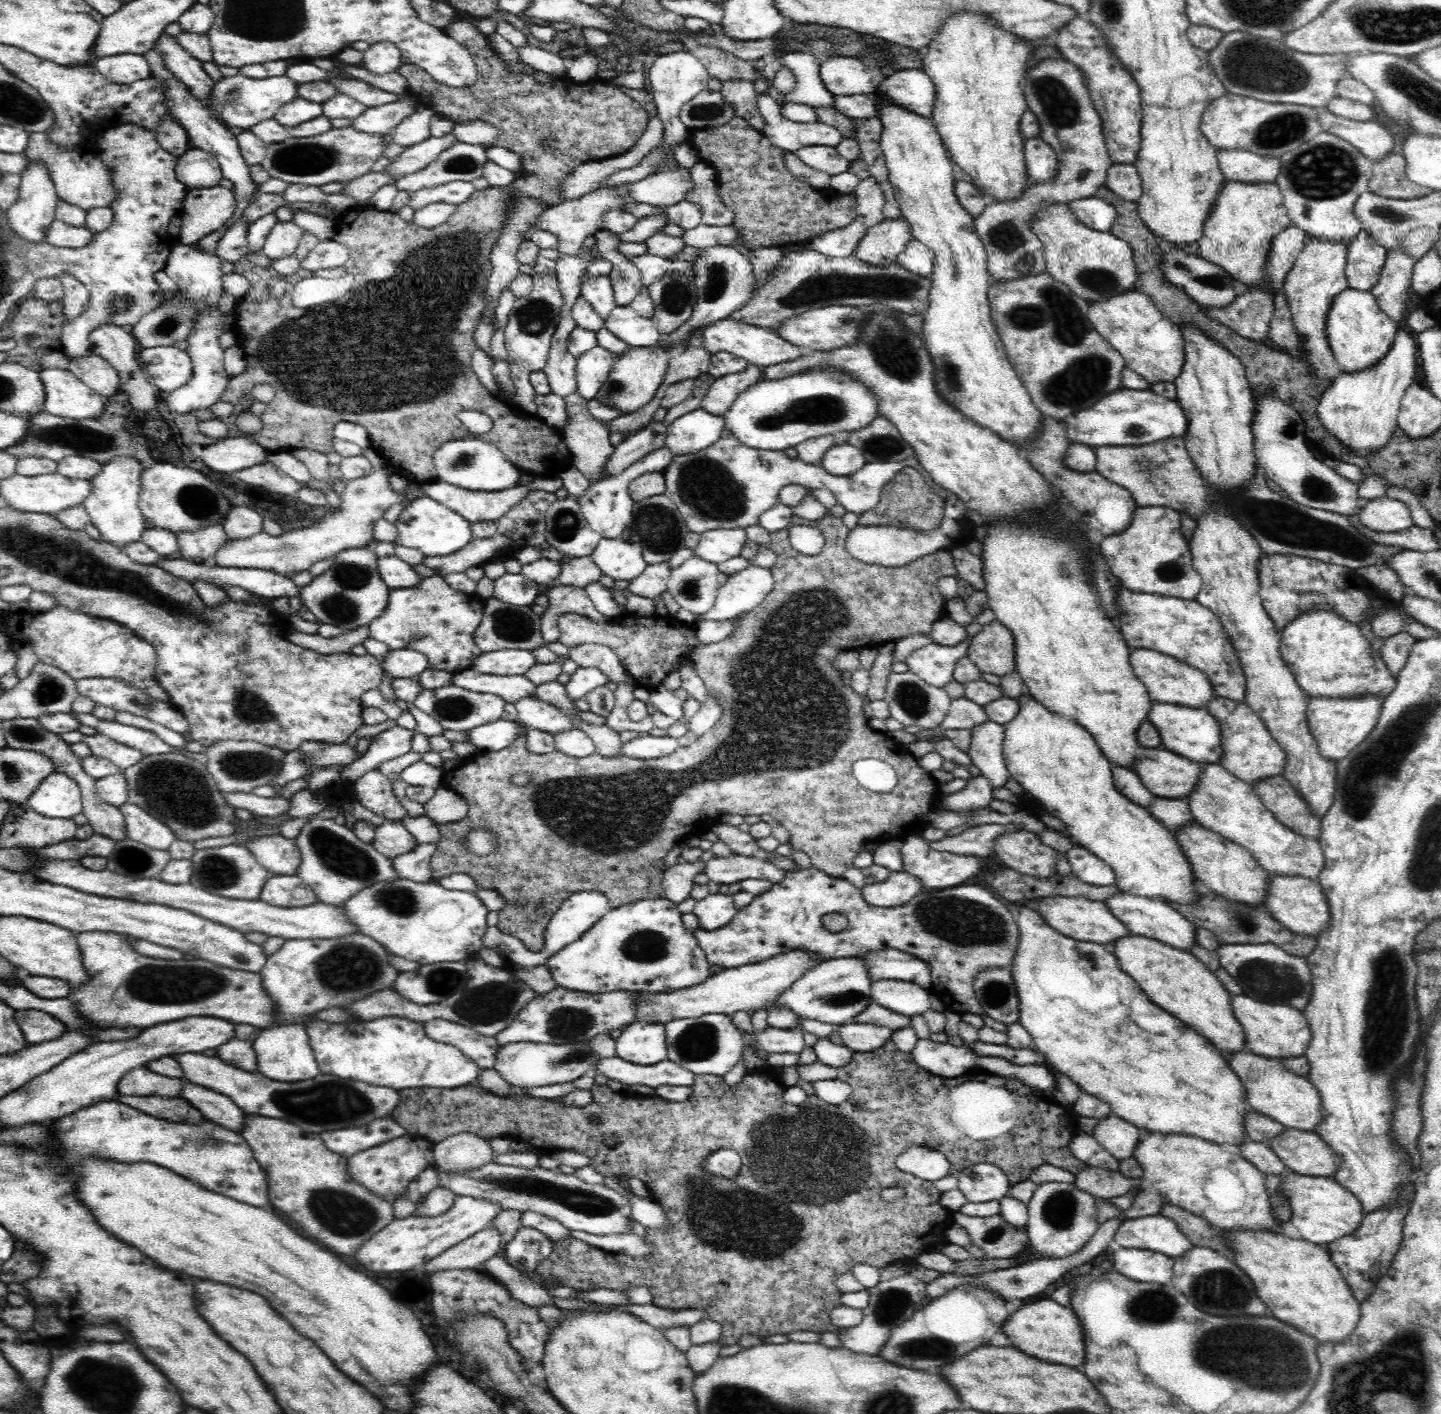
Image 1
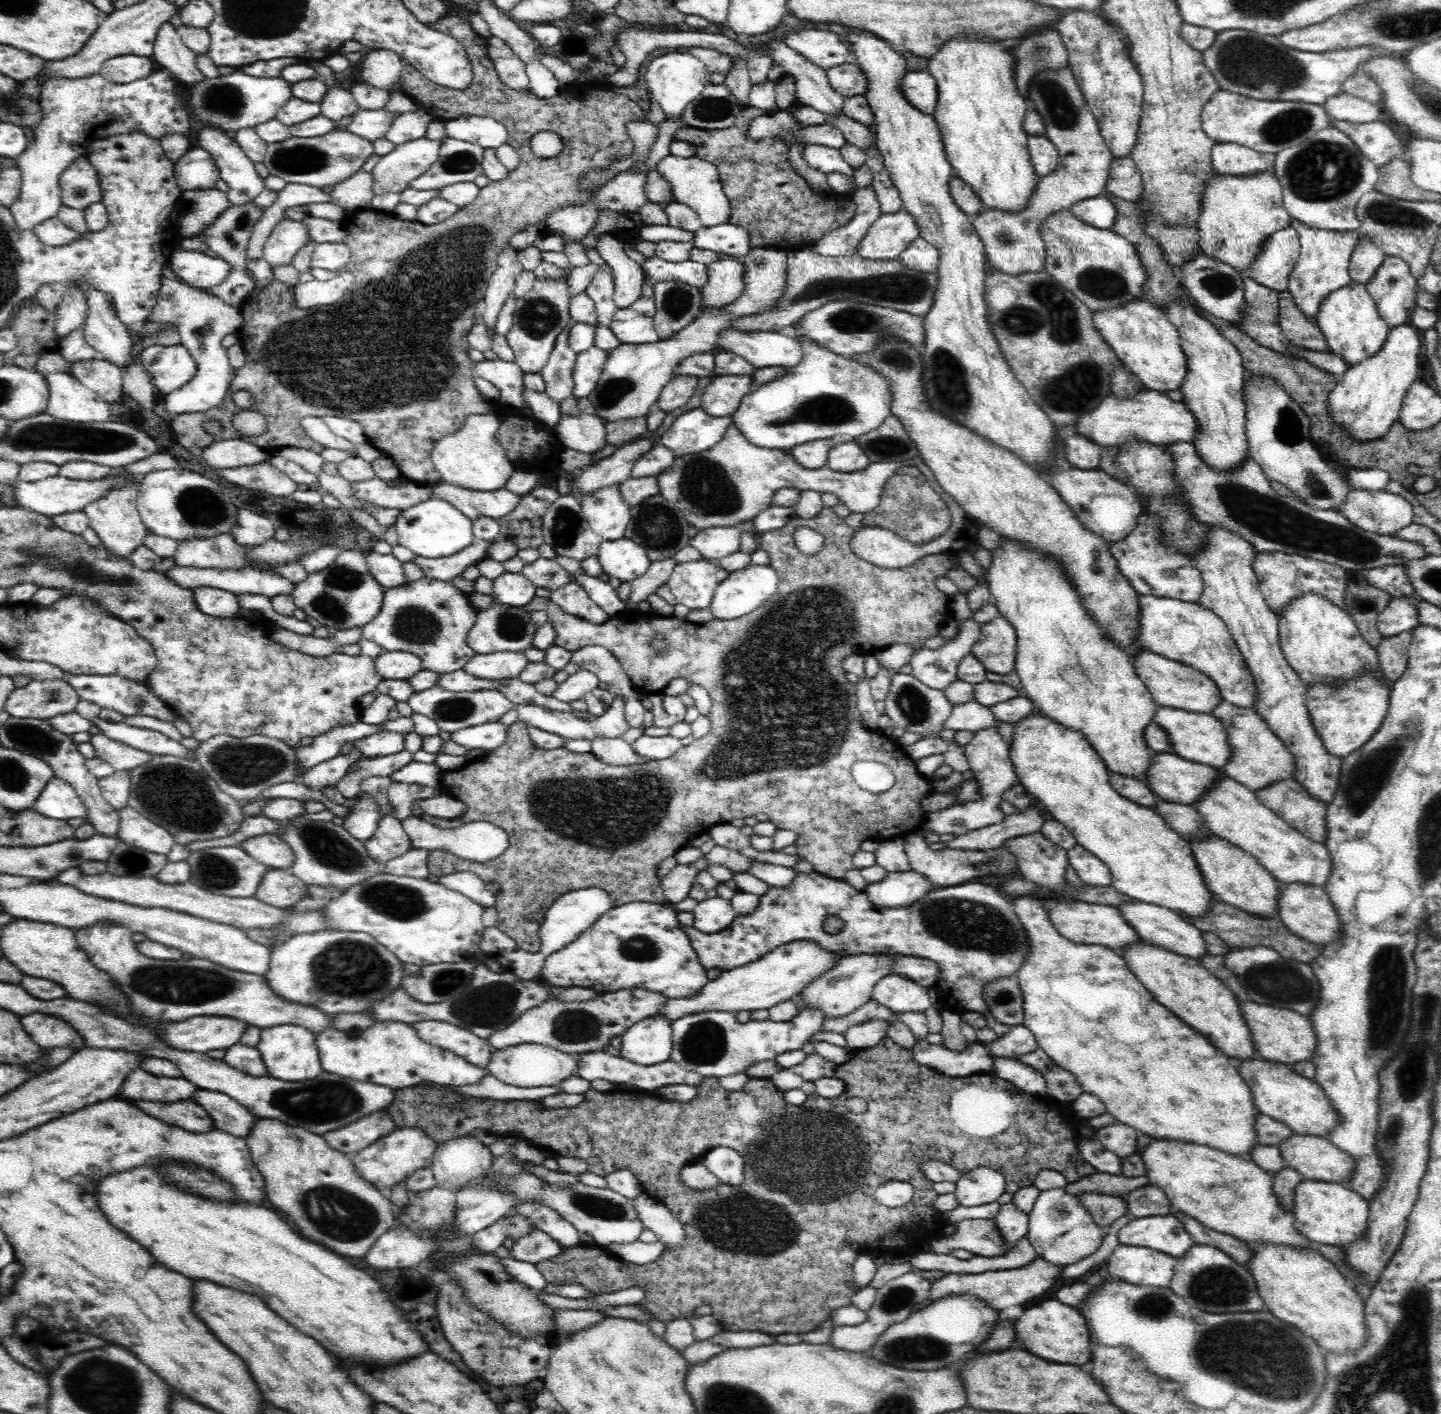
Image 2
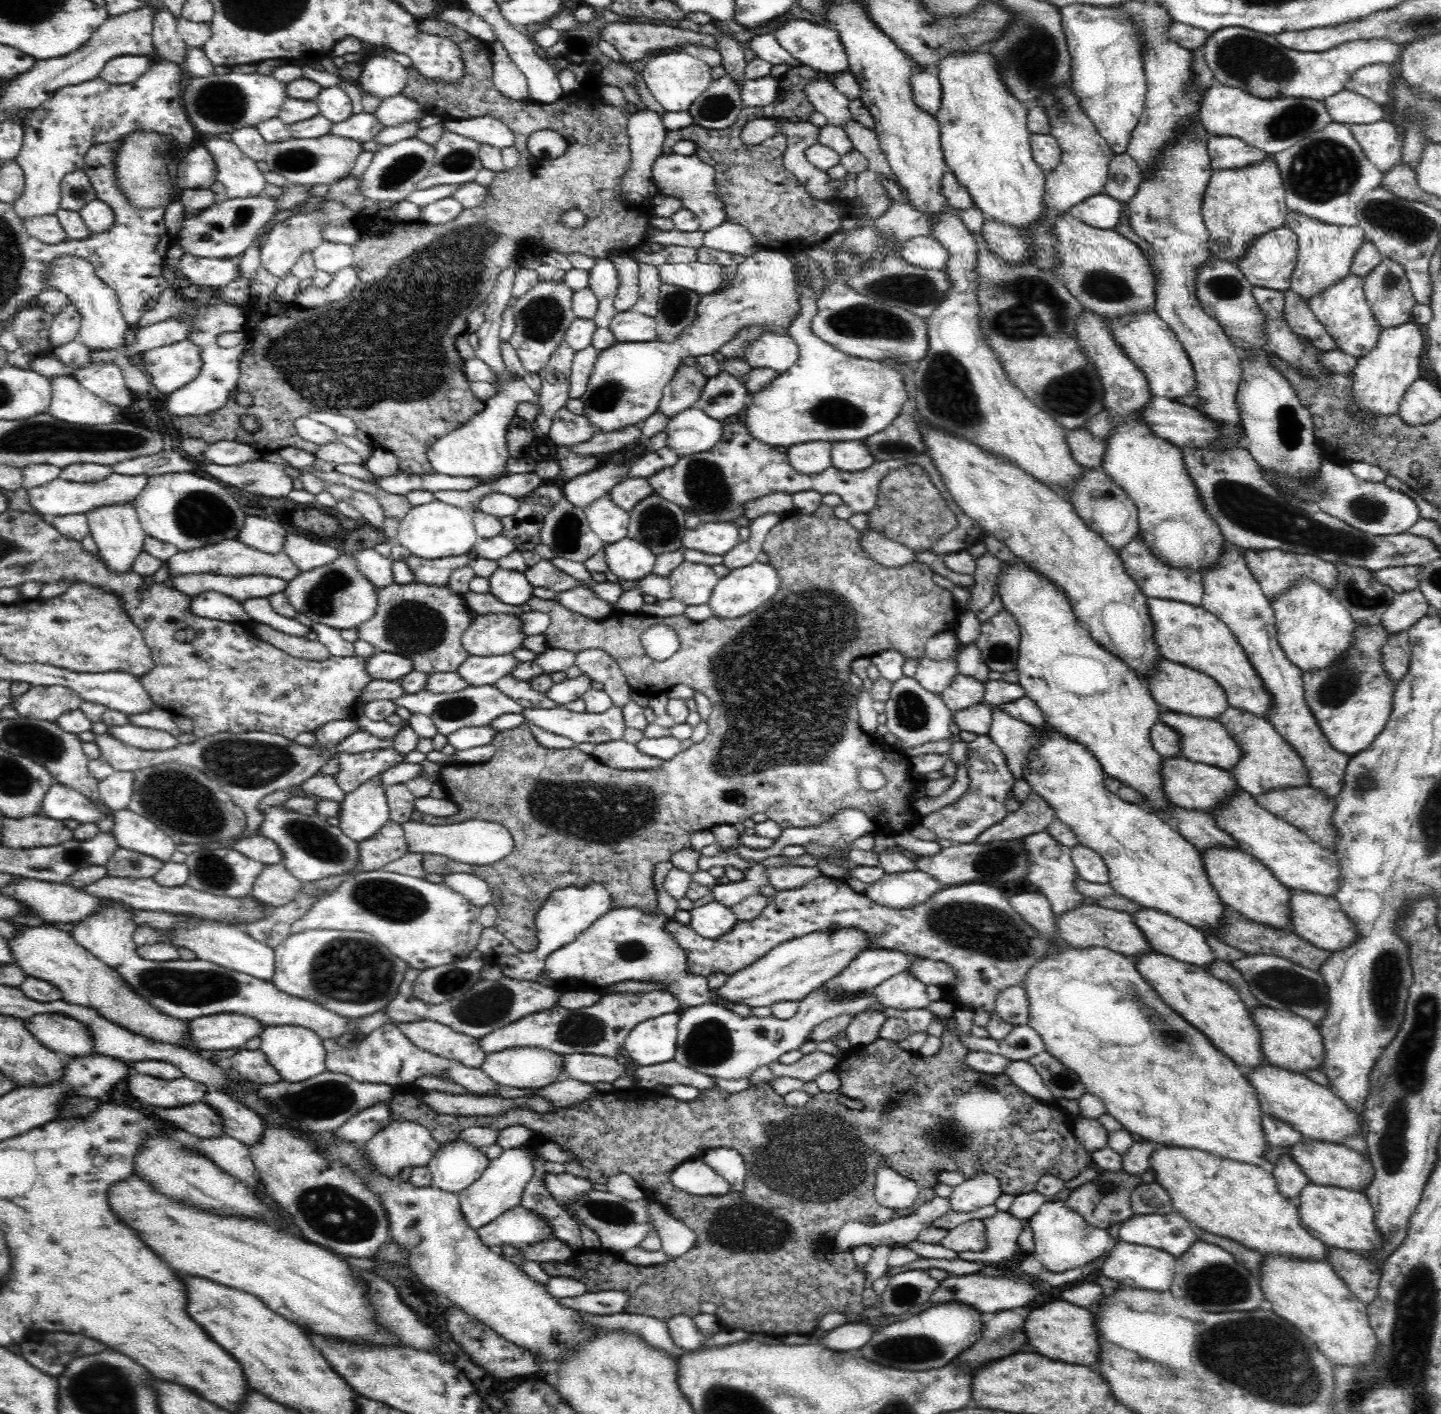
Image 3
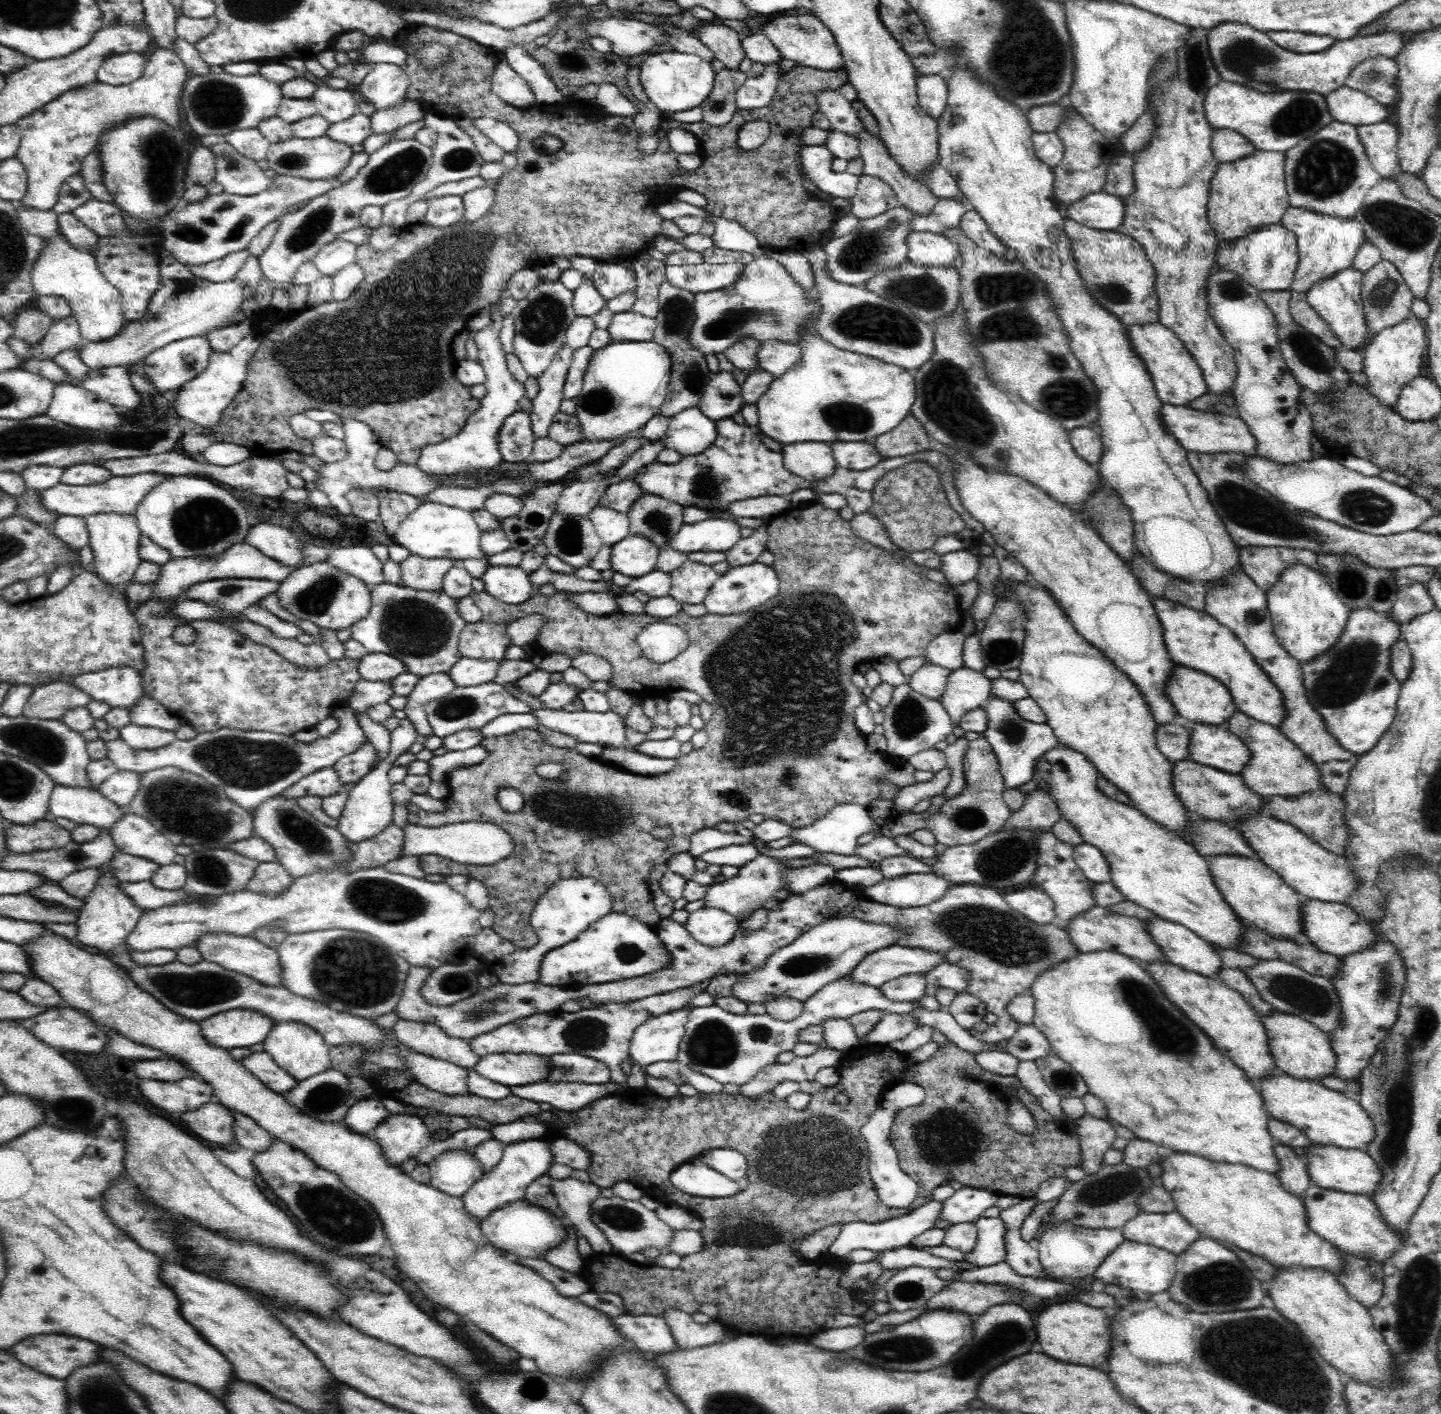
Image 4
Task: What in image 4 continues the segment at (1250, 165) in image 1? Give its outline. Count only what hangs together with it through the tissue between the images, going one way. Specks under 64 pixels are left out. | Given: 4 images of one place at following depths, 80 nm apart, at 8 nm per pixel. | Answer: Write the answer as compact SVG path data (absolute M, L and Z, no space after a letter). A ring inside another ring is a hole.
M1216 128L1213 132L1211 147L1217 162L1238 160L1248 152L1254 152L1255 146L1242 134L1231 128Z

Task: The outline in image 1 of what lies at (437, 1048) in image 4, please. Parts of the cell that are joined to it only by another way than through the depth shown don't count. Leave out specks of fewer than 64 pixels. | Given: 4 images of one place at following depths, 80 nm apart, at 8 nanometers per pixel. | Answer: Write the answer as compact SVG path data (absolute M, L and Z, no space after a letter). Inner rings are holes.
M442 1019L428 1020L422 1023L422 1027L426 1037L458 1048L480 1069L494 1066L494 1056L499 1049L496 1037L482 1036L472 1028Z

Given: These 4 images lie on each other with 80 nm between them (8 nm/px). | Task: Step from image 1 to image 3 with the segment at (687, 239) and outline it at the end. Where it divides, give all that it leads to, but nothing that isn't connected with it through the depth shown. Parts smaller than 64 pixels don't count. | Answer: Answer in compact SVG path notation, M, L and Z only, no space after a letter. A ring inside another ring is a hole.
M724 220L704 235L704 247L720 252L752 256L762 249L756 237L741 224Z

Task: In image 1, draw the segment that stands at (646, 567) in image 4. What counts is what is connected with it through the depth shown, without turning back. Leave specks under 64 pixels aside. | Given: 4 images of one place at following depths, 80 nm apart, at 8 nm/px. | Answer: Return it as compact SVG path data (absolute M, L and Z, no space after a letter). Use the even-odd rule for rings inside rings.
M602 537L591 554L602 574L613 580L627 580L640 576L648 566L639 544L628 542L621 537L607 539Z

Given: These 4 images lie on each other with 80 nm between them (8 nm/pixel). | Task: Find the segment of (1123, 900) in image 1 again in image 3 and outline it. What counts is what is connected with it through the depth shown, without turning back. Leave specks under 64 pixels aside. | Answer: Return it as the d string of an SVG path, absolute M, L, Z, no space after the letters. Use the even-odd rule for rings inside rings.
M1144 909L1133 914L1133 919L1138 928L1144 933L1151 948L1158 954L1164 954L1173 960L1192 964L1207 971L1210 964L1216 962L1216 957L1207 943L1204 932L1186 924L1182 920L1166 915L1156 909Z

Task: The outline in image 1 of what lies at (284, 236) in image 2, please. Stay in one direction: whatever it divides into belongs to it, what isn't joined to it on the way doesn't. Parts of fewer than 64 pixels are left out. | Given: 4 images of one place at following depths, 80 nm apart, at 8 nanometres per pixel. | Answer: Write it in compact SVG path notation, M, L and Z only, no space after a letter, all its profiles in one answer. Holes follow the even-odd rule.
M279 220L268 233L262 252L270 260L280 260L294 255L304 231L293 220Z

